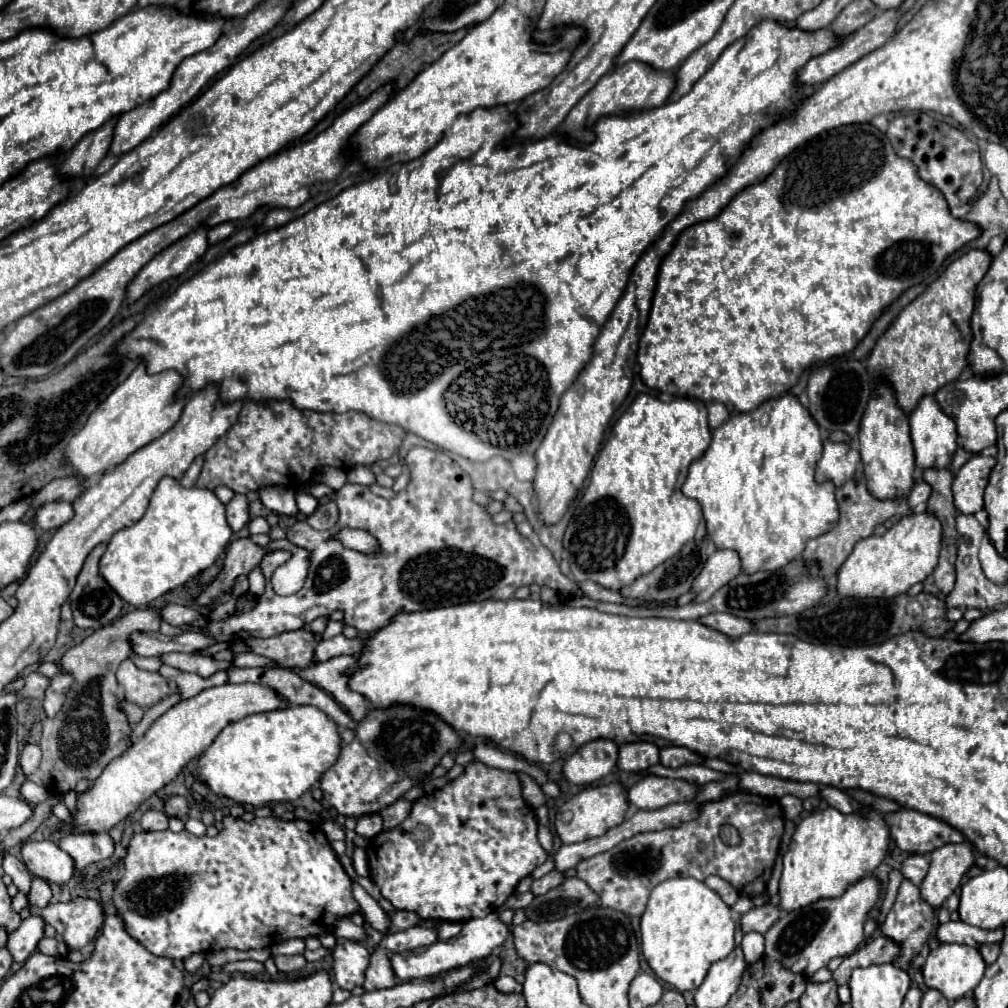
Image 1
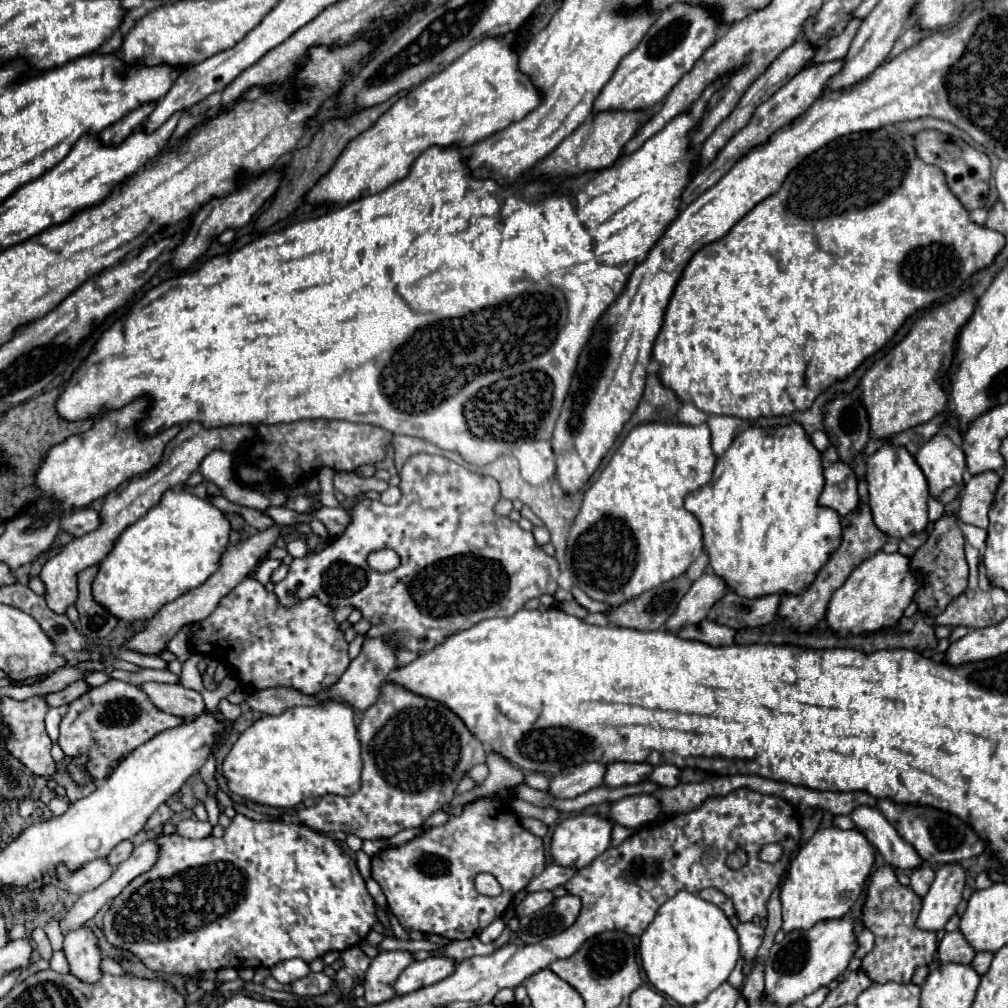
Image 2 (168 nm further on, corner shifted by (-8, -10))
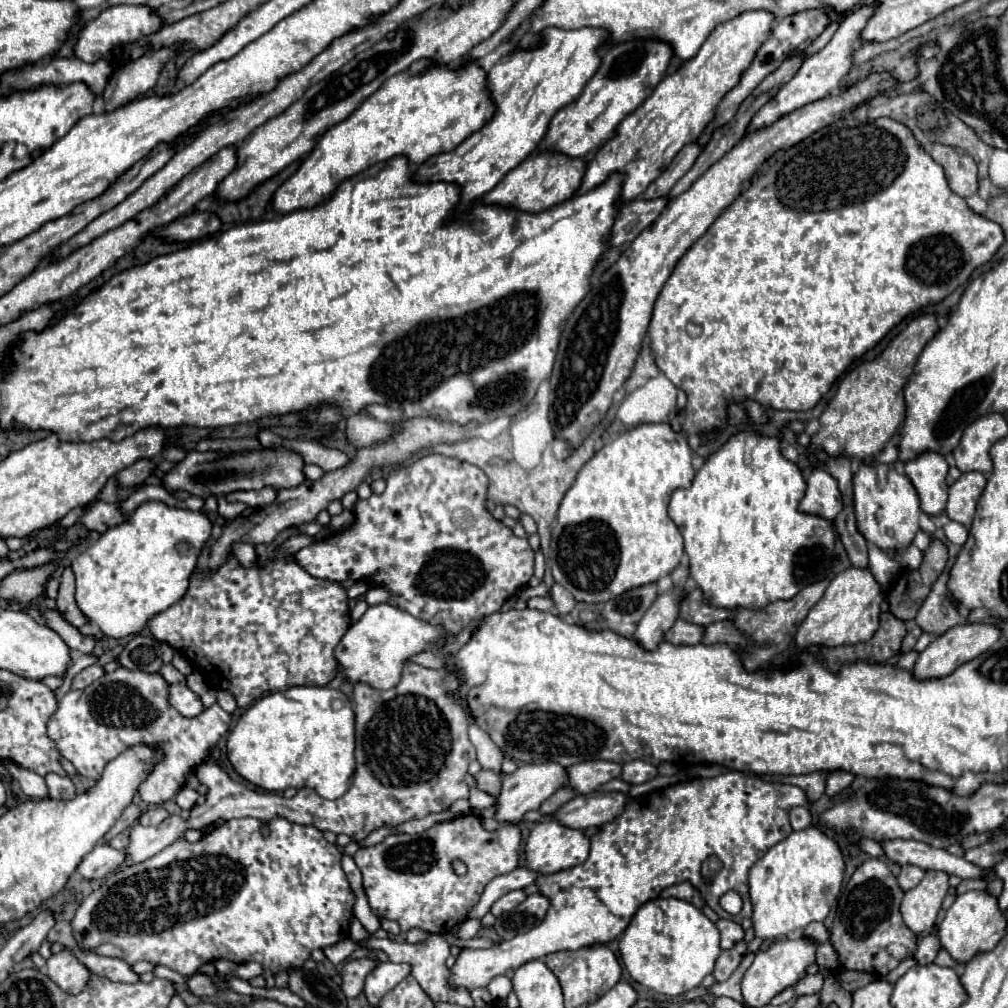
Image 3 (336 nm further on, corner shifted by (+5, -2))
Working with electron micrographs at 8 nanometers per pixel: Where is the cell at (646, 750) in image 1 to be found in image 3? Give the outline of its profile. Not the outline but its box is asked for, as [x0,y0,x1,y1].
[567,760,623,794]

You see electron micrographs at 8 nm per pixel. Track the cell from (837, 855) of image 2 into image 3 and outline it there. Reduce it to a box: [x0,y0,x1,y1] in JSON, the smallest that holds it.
[749,826,845,938]

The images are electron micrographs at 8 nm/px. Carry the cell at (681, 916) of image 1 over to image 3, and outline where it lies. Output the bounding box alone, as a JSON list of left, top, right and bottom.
[619,898,721,996]

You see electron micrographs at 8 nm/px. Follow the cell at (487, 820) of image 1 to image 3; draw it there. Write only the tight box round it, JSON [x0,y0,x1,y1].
[355,814,521,934]

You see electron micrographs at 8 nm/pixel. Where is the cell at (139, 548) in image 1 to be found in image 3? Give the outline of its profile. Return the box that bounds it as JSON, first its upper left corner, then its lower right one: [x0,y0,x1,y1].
[71,502,211,638]

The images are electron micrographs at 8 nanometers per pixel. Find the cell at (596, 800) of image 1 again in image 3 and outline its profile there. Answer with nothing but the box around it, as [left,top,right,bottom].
[525,818,591,874]

